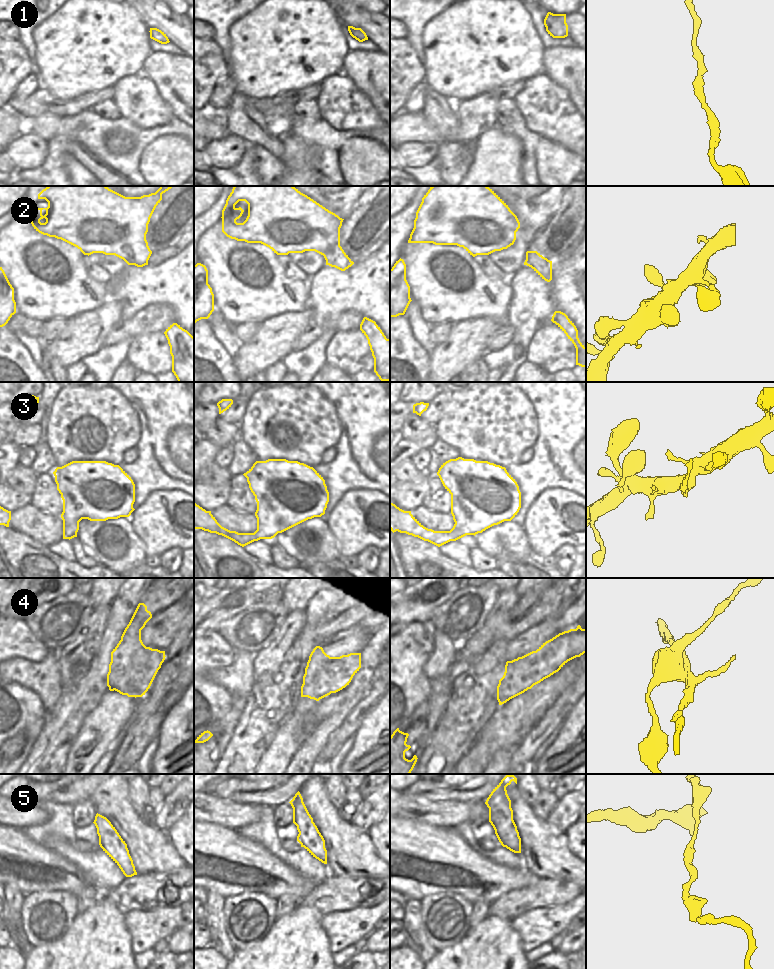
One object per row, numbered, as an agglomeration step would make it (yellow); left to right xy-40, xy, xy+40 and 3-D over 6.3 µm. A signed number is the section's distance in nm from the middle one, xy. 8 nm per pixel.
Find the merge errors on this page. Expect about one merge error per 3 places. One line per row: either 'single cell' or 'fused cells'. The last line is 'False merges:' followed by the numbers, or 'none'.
1: single cell
2: single cell
3: single cell
4: fused cells
5: single cell
False merges: 4

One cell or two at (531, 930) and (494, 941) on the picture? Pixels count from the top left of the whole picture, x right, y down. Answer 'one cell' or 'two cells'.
two cells

